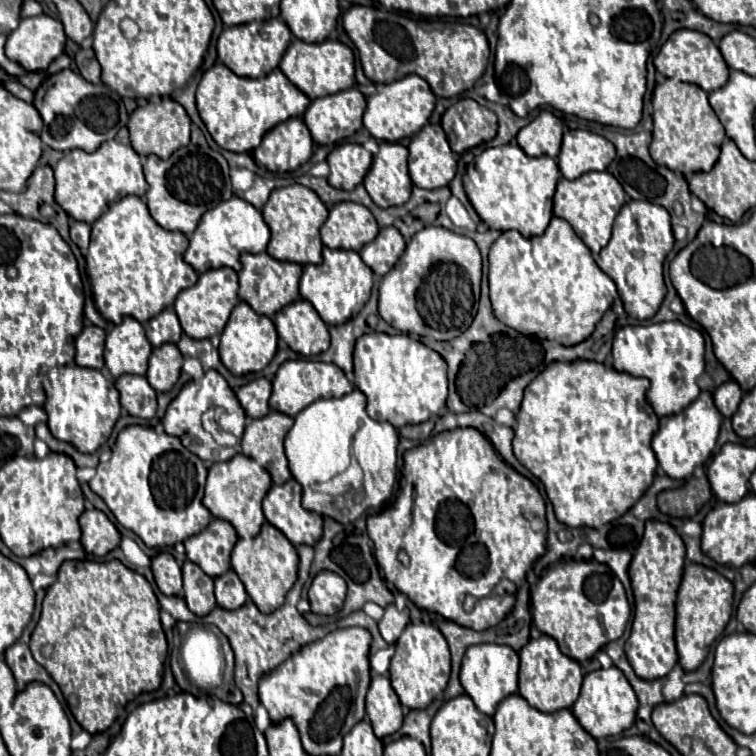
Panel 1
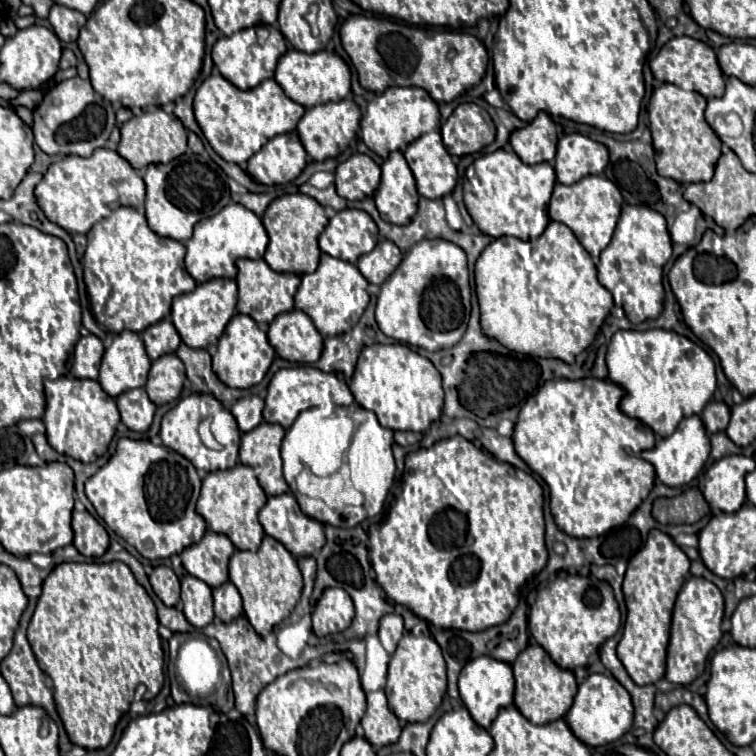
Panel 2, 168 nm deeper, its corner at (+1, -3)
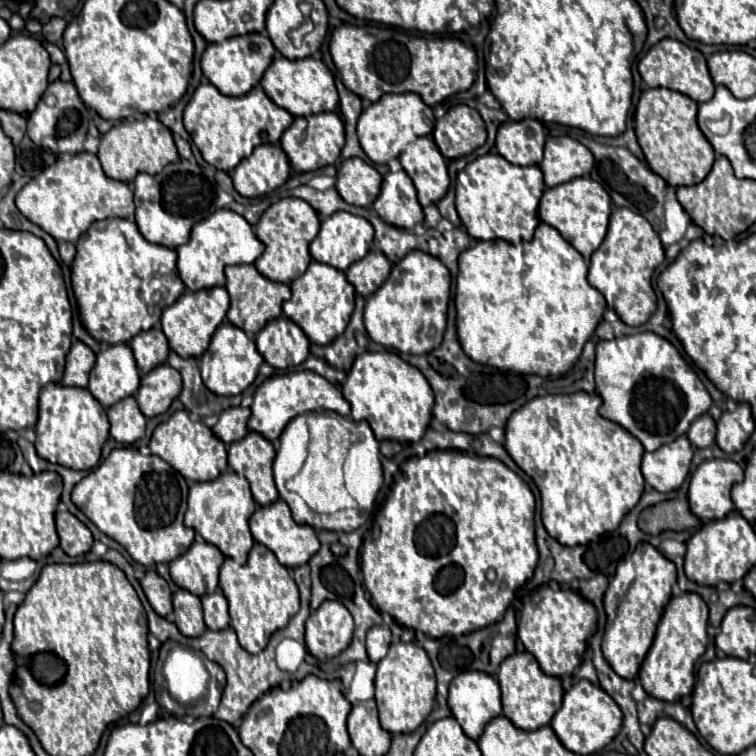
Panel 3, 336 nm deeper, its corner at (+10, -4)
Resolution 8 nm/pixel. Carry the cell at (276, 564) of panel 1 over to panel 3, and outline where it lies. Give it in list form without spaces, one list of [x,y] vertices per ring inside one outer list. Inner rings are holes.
[[[256,543],[244,565],[226,559],[220,567],[220,589],[230,605],[230,627],[234,629],[240,645],[248,653],[260,653],[274,631],[288,625],[288,621],[298,613],[300,599],[298,587],[290,577],[288,569],[278,563],[276,555]]]

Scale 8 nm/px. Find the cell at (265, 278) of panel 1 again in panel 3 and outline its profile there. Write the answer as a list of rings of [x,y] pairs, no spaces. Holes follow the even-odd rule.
[[[228,265],[226,267],[226,291],[230,295],[228,321],[240,327],[250,337],[256,335],[268,321],[278,319],[282,315],[282,303],[290,297],[290,287],[284,283],[274,283],[258,273],[254,265]]]

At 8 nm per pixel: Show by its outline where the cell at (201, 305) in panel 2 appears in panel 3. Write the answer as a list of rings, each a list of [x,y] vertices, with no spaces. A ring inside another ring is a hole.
[[[210,287],[196,293],[184,291],[170,307],[162,311],[162,331],[168,339],[170,349],[176,351],[180,357],[202,357],[202,353],[208,349],[212,333],[226,317],[228,305],[230,301],[224,287]]]

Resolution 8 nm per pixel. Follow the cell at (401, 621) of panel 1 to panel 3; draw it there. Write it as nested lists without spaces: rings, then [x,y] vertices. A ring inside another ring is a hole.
[[[376,625],[368,631],[366,635],[366,651],[372,663],[378,663],[386,653],[388,653],[388,645],[390,645],[390,629]]]

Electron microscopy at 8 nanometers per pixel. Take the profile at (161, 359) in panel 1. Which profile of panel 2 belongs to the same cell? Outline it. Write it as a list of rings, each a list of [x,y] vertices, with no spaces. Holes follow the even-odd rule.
[[[165,354],[153,360],[145,390],[151,402],[161,406],[161,404],[173,402],[181,394],[183,380],[185,380],[183,362],[175,354]]]

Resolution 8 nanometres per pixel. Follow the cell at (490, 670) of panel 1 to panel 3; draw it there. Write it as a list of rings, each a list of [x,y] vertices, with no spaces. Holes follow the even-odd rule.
[[[464,671],[452,679],[450,695],[448,695],[448,707],[456,721],[460,721],[460,727],[468,737],[474,741],[482,735],[488,721],[502,715],[502,703],[500,703],[500,687],[494,681],[492,675],[482,671]]]

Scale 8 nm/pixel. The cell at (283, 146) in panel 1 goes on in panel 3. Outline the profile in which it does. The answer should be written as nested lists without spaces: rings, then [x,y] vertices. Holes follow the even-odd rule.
[[[260,145],[234,169],[234,189],[242,197],[260,197],[290,177],[290,163],[280,145]]]

